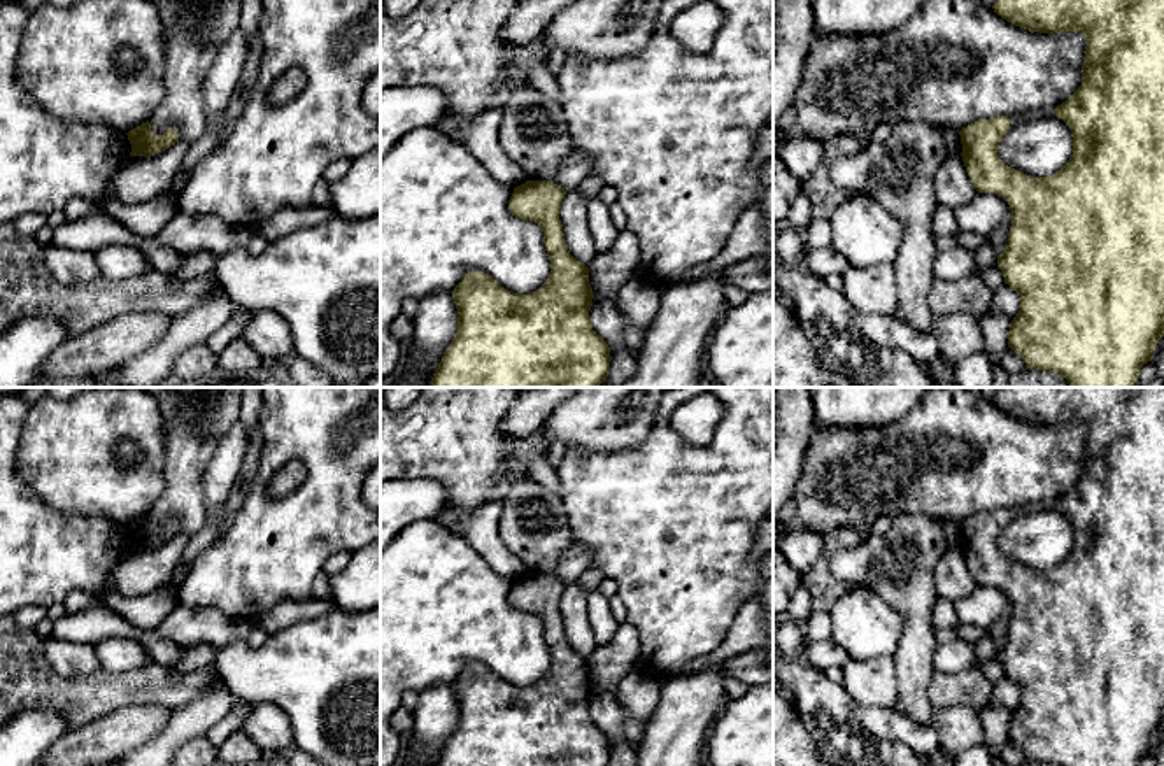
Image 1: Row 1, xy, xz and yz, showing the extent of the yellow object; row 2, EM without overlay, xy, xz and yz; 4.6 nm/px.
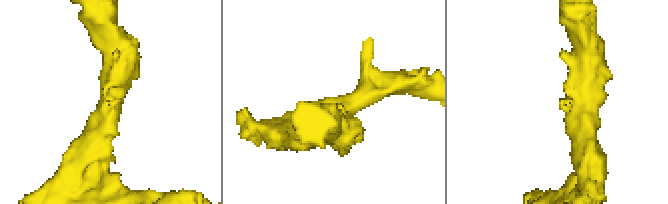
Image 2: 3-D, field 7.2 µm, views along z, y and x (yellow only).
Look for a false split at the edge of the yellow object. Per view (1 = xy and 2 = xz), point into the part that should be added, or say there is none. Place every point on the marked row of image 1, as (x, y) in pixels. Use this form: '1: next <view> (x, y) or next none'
1: next none
2: next none

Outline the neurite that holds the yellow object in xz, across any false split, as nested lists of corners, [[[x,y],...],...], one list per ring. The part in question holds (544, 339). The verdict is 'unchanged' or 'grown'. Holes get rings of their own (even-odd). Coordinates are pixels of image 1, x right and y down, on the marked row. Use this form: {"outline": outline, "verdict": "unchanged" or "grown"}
{"outline": [[[526,181],[514,188],[508,209],[542,228],[550,275],[540,289],[517,294],[484,272],[468,272],[452,291],[458,331],[429,387],[598,387],[607,382],[610,347],[591,326],[589,268],[566,247],[559,219],[564,195],[552,181]]], "verdict": "unchanged"}

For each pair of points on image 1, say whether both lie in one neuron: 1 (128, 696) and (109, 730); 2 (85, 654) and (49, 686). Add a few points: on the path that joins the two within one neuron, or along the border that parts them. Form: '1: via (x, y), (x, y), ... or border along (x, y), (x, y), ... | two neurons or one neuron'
1: border along (165, 707), (125, 705), (86, 724) | two neurons
2: border along (44, 640), (62, 675), (99, 666) | two neurons

